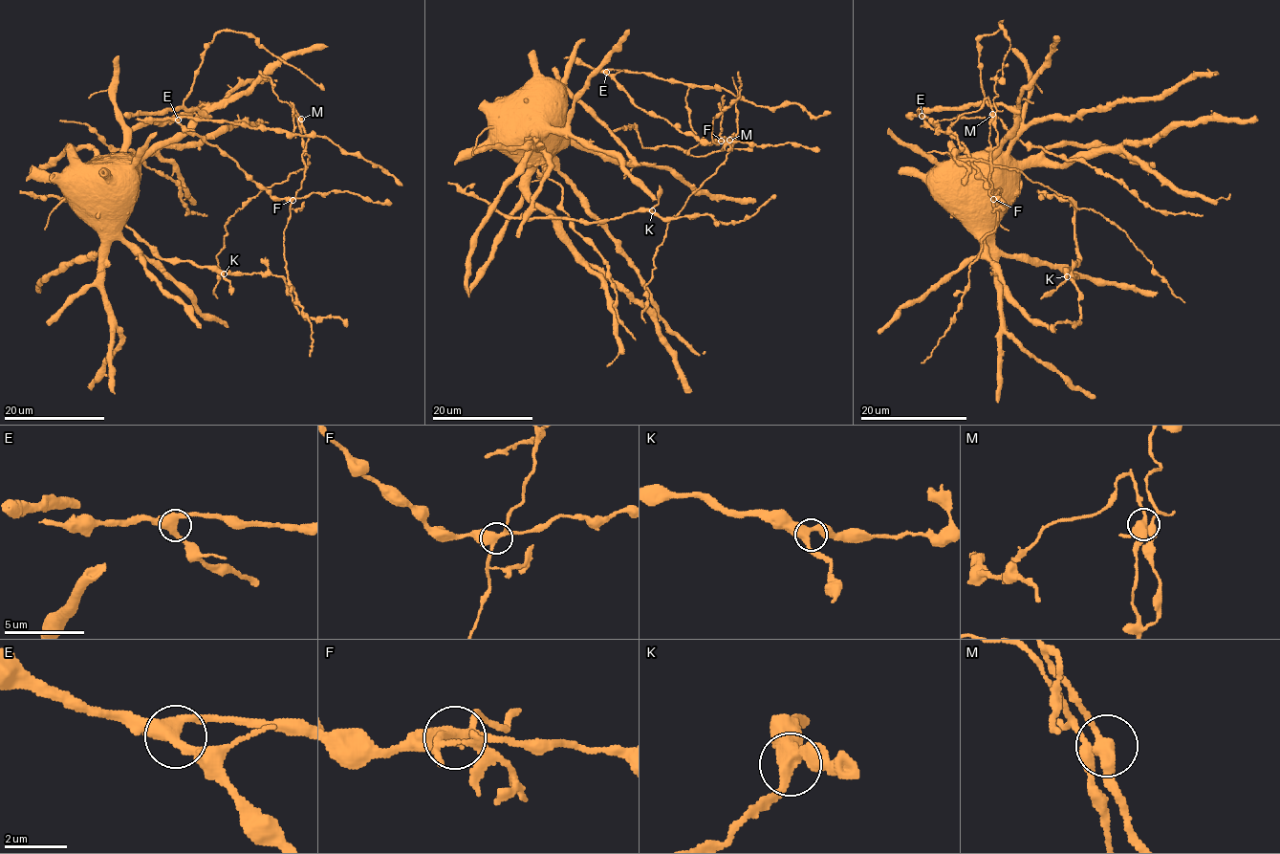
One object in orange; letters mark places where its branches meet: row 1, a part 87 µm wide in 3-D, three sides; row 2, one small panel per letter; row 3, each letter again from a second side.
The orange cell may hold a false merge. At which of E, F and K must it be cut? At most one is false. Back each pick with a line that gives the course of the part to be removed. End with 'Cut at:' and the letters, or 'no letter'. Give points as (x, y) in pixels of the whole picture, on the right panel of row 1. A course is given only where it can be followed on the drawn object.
F: course (993, 199), (989, 173), (993, 166), (1006, 166), (1065, 195), (1078, 208), (1095, 209), (1126, 233), (1184, 303)
Cut at: F

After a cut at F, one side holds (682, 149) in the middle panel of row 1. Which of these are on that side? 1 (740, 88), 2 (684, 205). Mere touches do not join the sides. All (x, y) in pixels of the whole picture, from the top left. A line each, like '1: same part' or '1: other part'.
1: other part
2: other part

